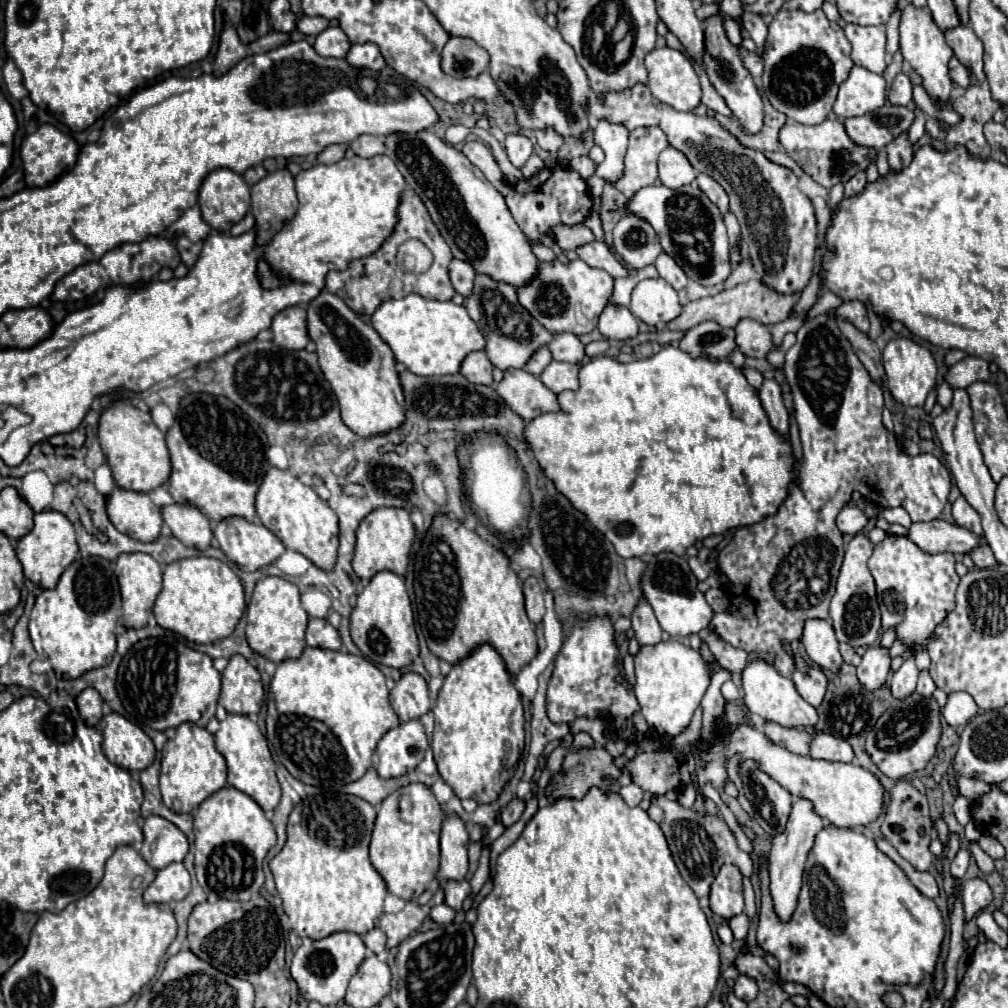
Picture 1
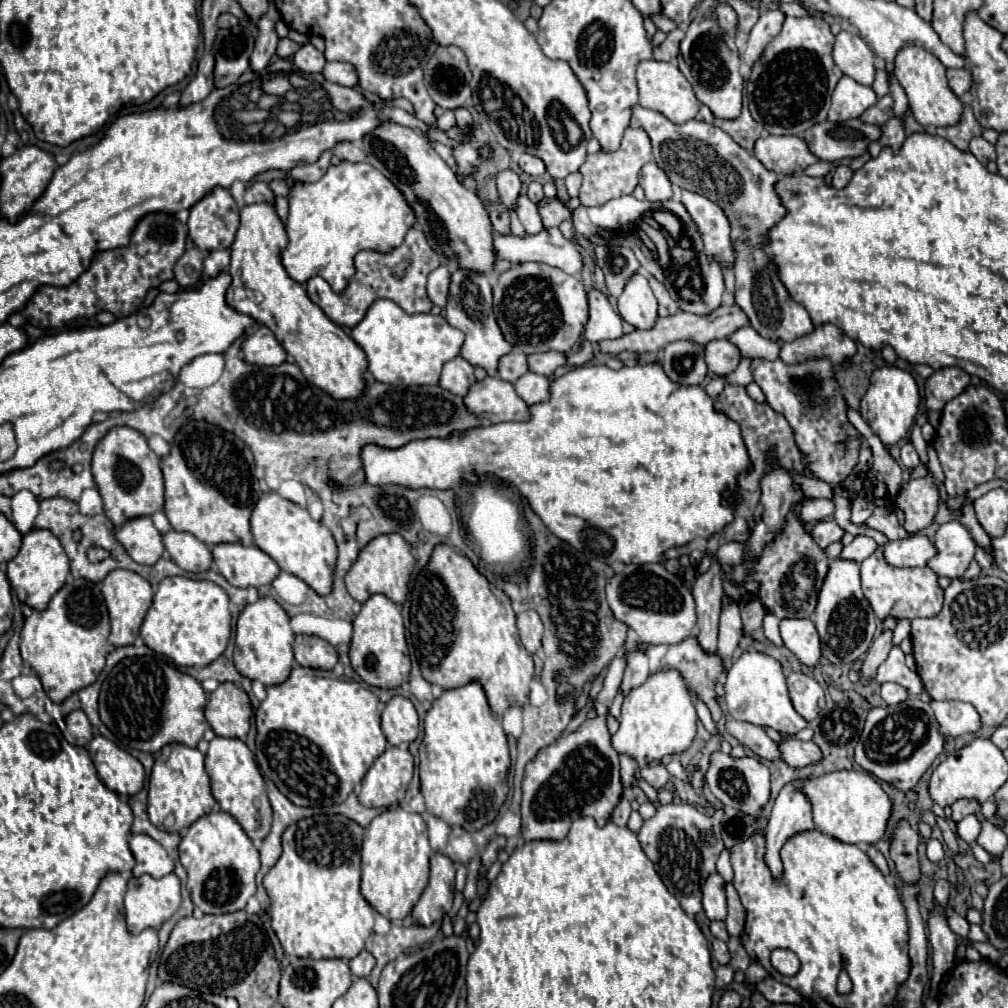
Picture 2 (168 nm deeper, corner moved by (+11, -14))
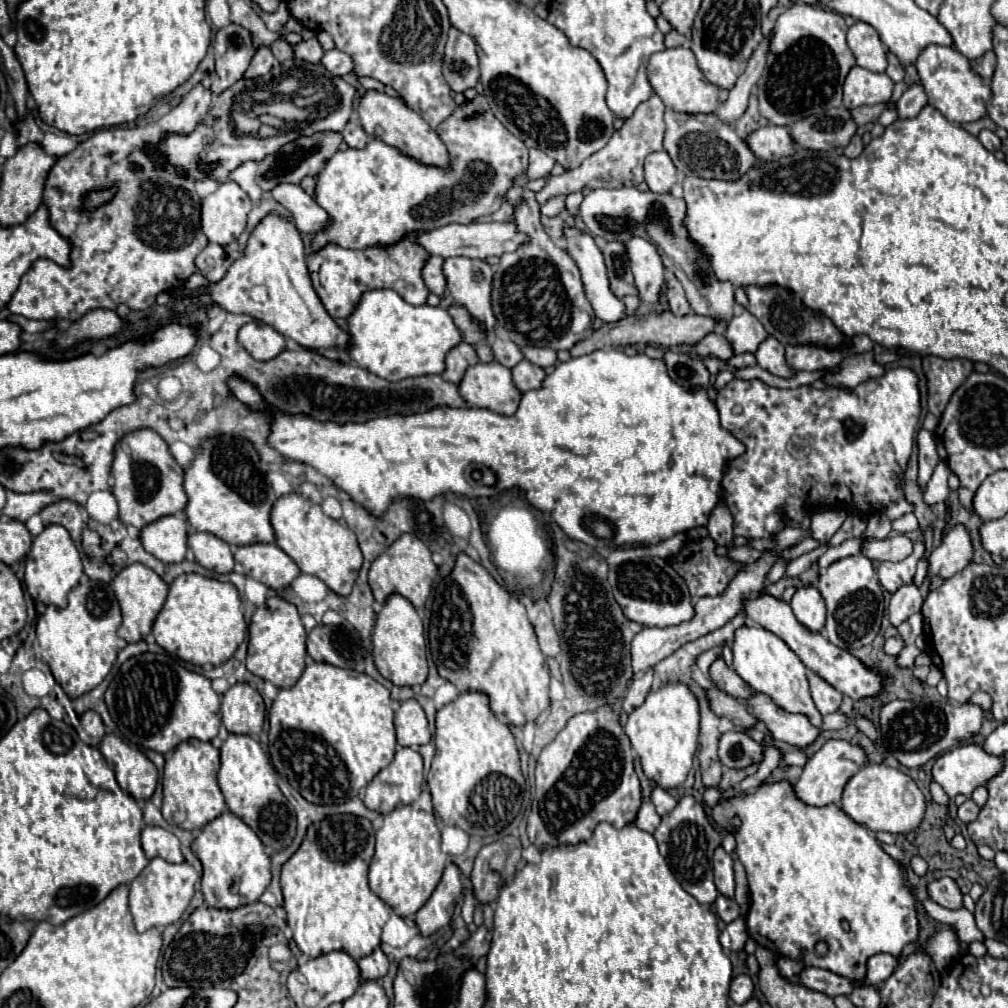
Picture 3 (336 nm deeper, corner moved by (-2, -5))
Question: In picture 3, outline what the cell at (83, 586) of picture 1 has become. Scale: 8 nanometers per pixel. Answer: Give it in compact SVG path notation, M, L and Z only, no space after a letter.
M82 579L82 583L70 591L68 607L58 609L50 605L38 619L33 643L35 656L50 667L64 693L70 699L76 699L98 687L112 669L116 653L122 647L122 641L116 635L120 623L122 615L112 589L104 583Z

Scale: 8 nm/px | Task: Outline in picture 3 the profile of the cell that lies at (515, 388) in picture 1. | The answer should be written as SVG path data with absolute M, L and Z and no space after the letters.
M476 363L458 383L460 397L470 407L484 407L500 415L514 415L520 391L514 389L510 369L494 363Z

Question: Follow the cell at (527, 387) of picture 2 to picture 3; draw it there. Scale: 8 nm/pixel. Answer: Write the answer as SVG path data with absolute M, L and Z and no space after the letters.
M522 359L518 365L514 365L512 369L512 381L516 385L518 391L530 391L530 389L538 389L538 385L542 383L542 377L546 375L542 367Z

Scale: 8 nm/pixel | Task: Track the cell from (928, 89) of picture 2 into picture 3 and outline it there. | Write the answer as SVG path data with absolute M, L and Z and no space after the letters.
M928 45L918 55L916 69L926 89L928 103L934 105L948 121L970 123L988 115L986 105L988 105L988 99L992 97L992 89L978 73L974 73L974 69L970 67L970 61L962 57L962 53L958 53L954 47Z

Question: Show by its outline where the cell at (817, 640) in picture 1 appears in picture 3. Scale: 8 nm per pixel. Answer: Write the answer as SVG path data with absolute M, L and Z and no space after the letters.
M804 585L796 589L790 607L802 625L812 631L822 631L826 623L826 605L820 591L814 585Z

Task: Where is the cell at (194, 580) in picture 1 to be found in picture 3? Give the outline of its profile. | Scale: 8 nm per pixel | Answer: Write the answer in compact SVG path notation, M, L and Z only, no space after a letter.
M196 573L176 577L170 585L164 607L154 621L152 635L162 649L178 655L182 661L214 667L226 663L246 635L238 589L232 583L222 583Z

